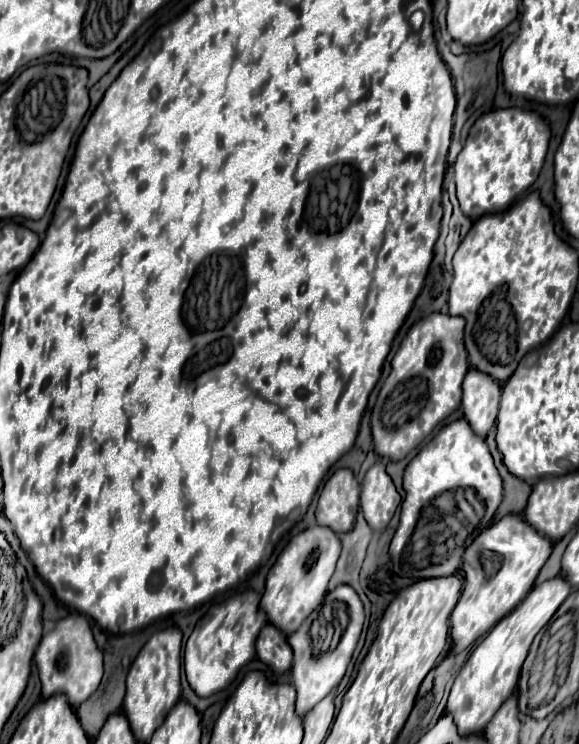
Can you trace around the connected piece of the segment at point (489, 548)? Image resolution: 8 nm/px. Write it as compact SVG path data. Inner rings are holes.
M509 512L499 522L485 528L463 554L465 582L461 598L451 614L453 652L471 646L481 634L489 632L507 616L533 588L535 578L551 554L553 542L537 532L521 514Z

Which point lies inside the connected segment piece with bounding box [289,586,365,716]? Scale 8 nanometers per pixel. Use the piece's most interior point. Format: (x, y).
(316, 672)

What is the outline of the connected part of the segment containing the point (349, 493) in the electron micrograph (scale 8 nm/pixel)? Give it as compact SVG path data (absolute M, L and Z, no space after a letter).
M339 468L331 474L331 478L325 482L321 494L319 494L319 502L317 502L317 524L323 524L327 528L331 528L333 532L349 532L353 528L357 510L359 510L359 482L353 476L353 472L349 468Z

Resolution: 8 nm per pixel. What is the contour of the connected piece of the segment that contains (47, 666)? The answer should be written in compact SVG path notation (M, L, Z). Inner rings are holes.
M81 614L61 618L55 628L41 638L35 652L35 664L43 686L43 698L53 694L65 694L69 704L75 708L97 690L103 678L103 656L93 640L87 618ZM59 660L65 660L67 664L59 664Z

